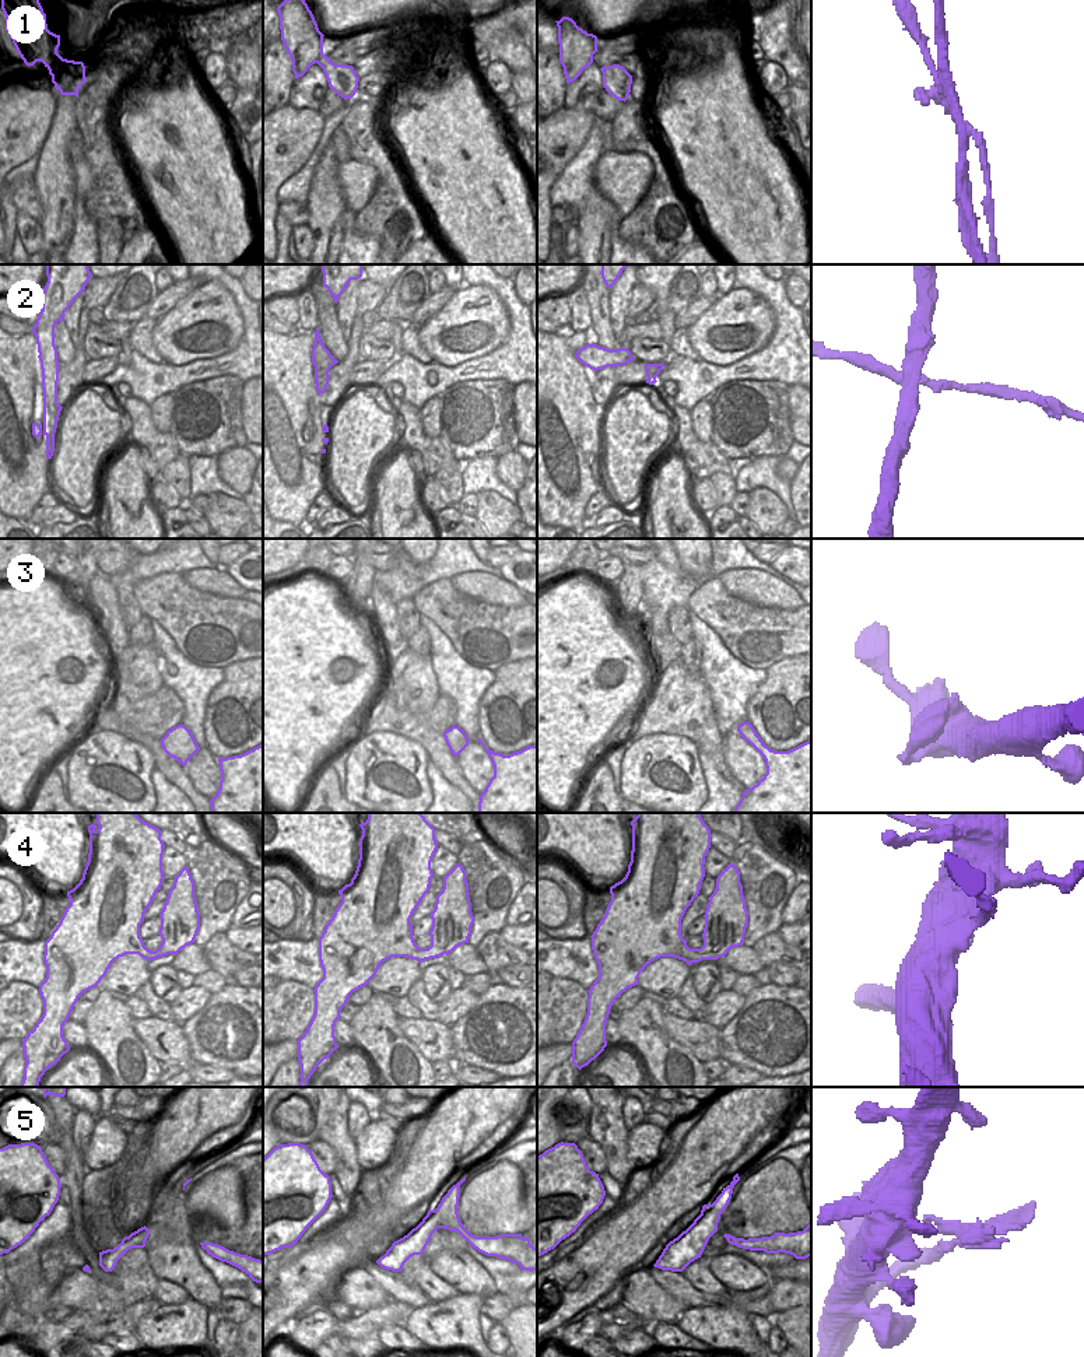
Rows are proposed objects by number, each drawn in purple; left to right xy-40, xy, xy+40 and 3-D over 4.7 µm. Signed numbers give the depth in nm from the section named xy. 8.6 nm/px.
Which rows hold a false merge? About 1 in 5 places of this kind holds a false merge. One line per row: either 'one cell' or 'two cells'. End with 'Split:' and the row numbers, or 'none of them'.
1: two cells
2: two cells
3: one cell
4: one cell
5: one cell
Split: 1, 2

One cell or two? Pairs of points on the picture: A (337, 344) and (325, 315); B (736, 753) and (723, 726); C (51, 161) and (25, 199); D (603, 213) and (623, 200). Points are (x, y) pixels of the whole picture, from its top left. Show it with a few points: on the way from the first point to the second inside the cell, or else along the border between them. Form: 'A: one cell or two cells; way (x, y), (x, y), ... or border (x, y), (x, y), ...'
A: one cell; way (332, 337), (326, 322)
B: two cells; border (735, 728), (723, 736)
C: two cells; border (34, 174), (34, 185), (42, 207), (42, 217)
D: two cells; border (593, 179), (597, 189), (621, 216)

